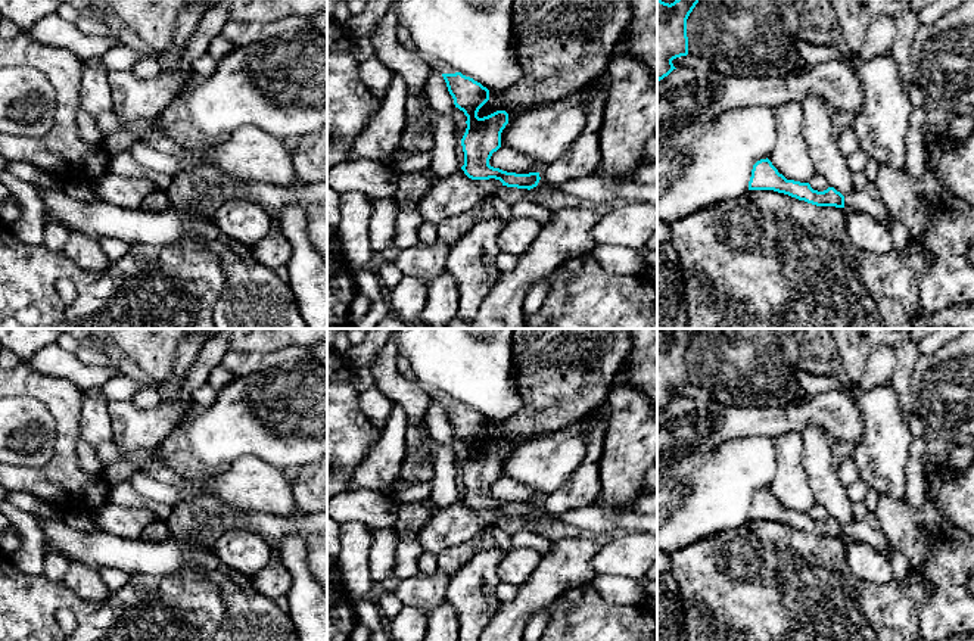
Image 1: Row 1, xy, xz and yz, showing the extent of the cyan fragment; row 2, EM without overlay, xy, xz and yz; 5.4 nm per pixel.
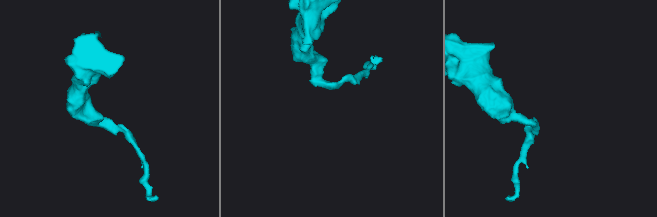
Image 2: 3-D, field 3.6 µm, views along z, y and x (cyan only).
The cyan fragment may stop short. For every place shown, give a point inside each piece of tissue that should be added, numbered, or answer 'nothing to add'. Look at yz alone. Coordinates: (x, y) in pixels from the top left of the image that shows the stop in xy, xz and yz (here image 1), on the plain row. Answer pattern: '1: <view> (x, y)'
1: yz (868, 531)

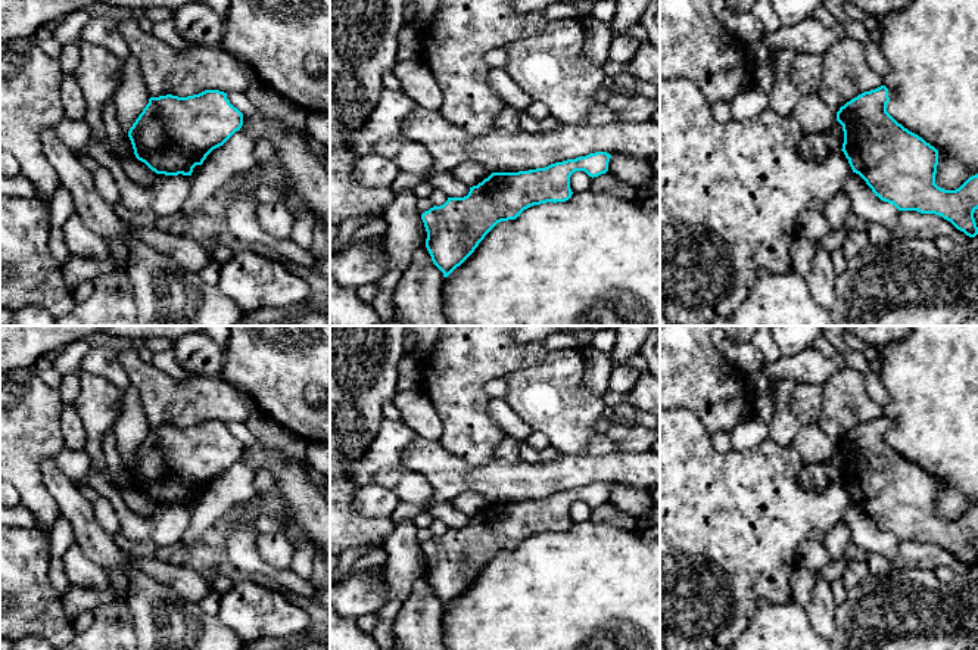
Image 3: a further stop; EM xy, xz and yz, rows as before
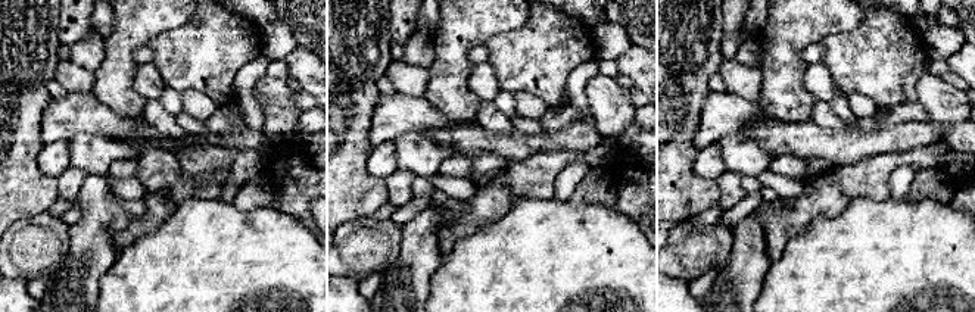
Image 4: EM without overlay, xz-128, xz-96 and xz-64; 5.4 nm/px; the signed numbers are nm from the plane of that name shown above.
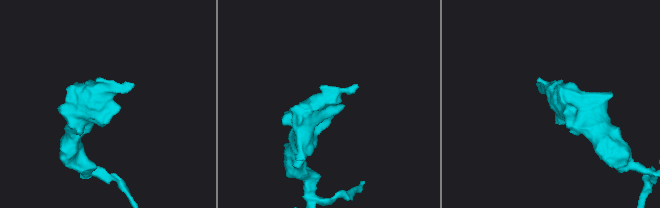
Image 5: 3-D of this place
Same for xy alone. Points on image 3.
nothing to add

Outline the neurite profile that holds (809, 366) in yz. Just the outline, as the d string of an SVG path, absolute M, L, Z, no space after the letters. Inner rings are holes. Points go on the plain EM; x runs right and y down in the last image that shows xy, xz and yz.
M806 348L797 354L781 354L778 361L764 361L761 373L772 385L782 380L823 385L832 374L845 367L842 355L825 357L817 349Z

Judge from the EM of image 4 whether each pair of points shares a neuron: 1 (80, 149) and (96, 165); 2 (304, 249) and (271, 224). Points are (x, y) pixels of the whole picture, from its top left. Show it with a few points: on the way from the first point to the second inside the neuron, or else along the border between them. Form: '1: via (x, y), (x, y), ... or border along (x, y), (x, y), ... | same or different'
1: via (84, 153), (92, 161) | same
2: via (296, 249), (279, 231) | same

